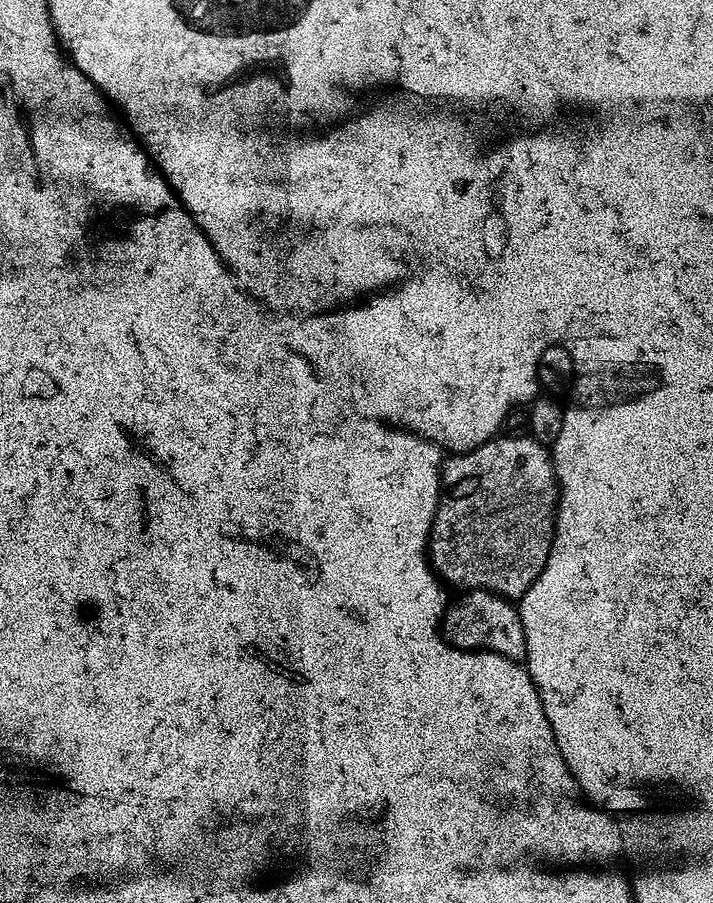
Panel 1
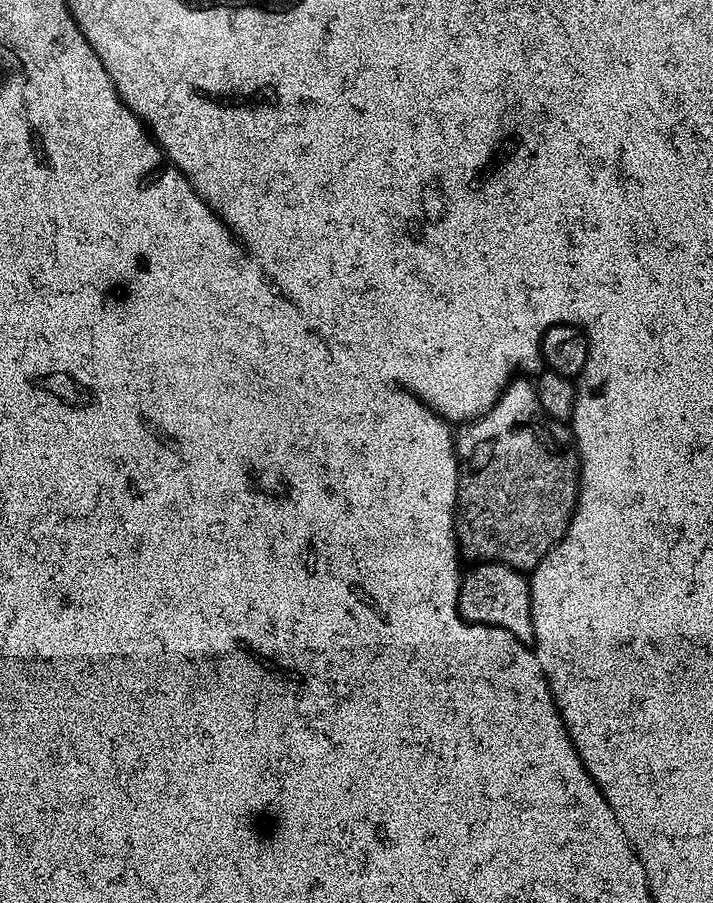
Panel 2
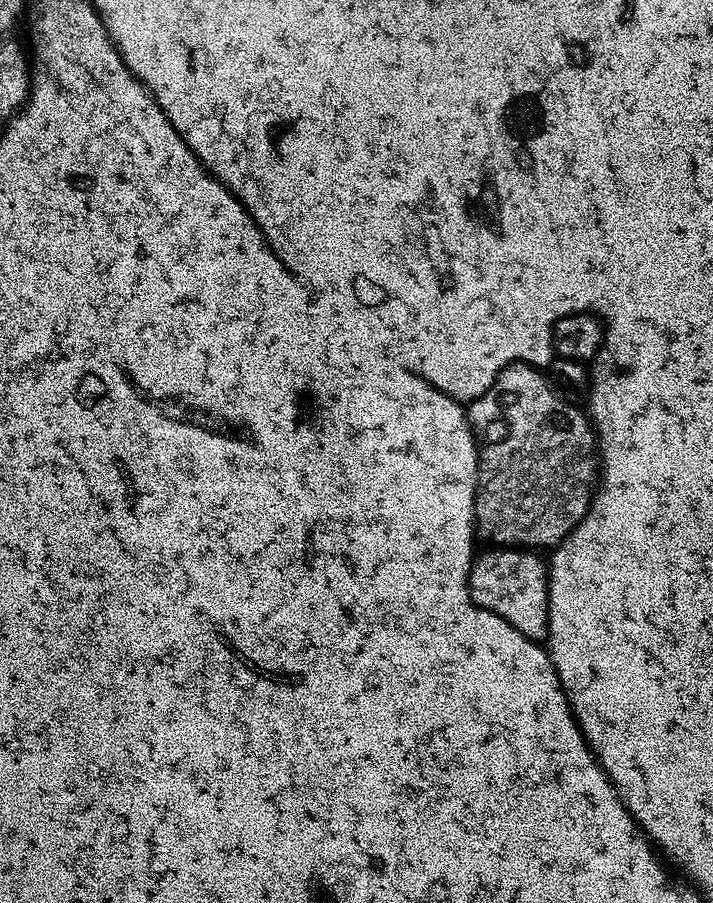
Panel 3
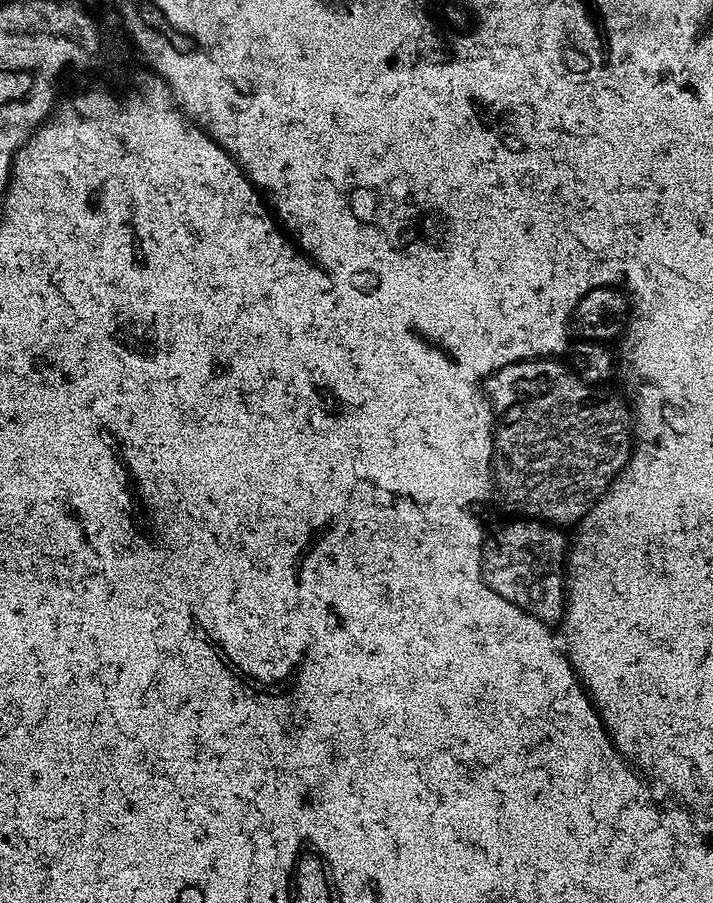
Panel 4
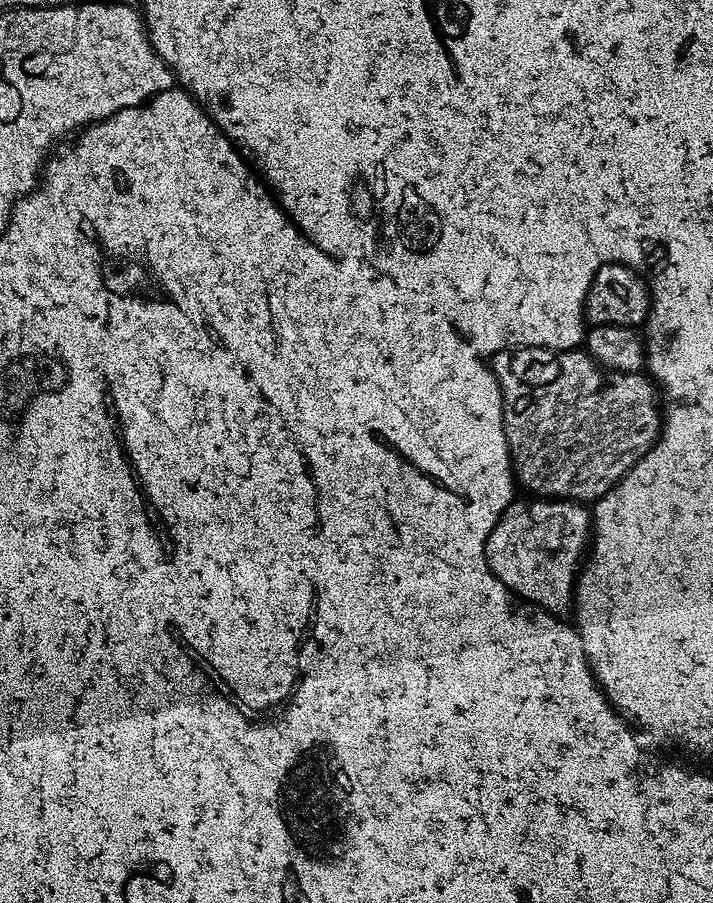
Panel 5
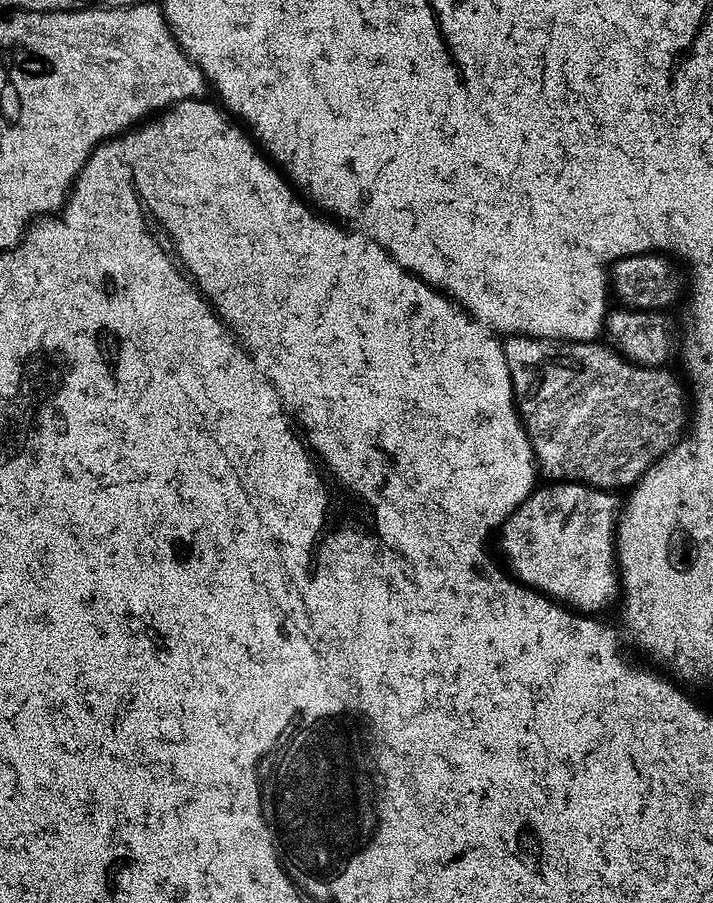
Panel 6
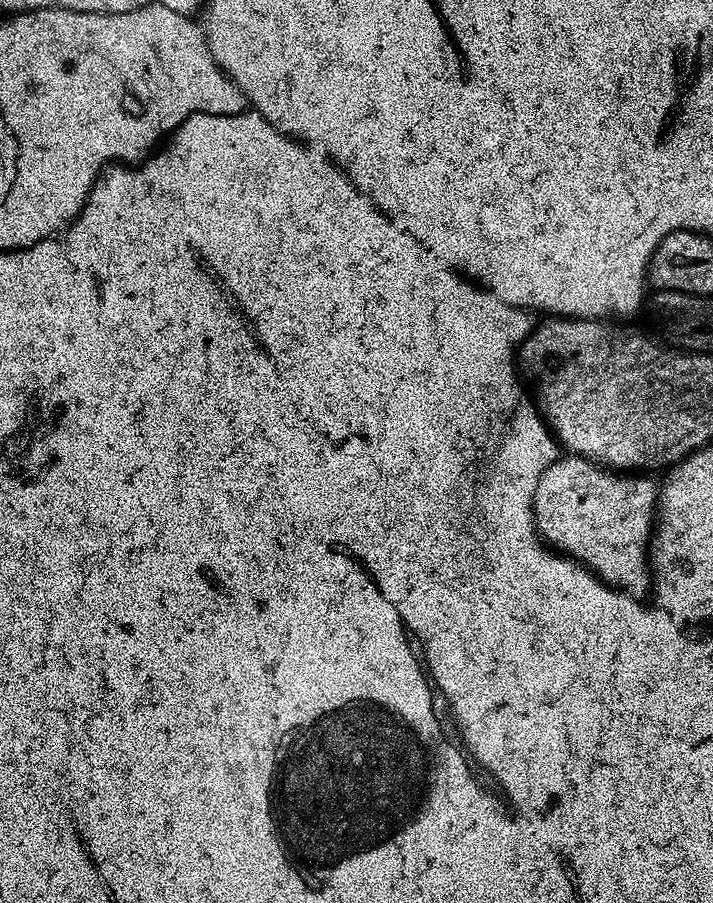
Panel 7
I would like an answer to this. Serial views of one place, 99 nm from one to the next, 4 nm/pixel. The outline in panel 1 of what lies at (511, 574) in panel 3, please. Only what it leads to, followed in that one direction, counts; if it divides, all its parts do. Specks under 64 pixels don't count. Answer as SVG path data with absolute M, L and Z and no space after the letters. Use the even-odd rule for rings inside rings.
M479 588L473 592L465 591L457 596L460 597L453 604L451 601L444 609L442 632L447 643L460 650L487 650L502 654L511 660L524 660L524 655L526 654L526 634L522 630L519 607L513 601L505 600L504 597L493 592L487 592L485 588Z

